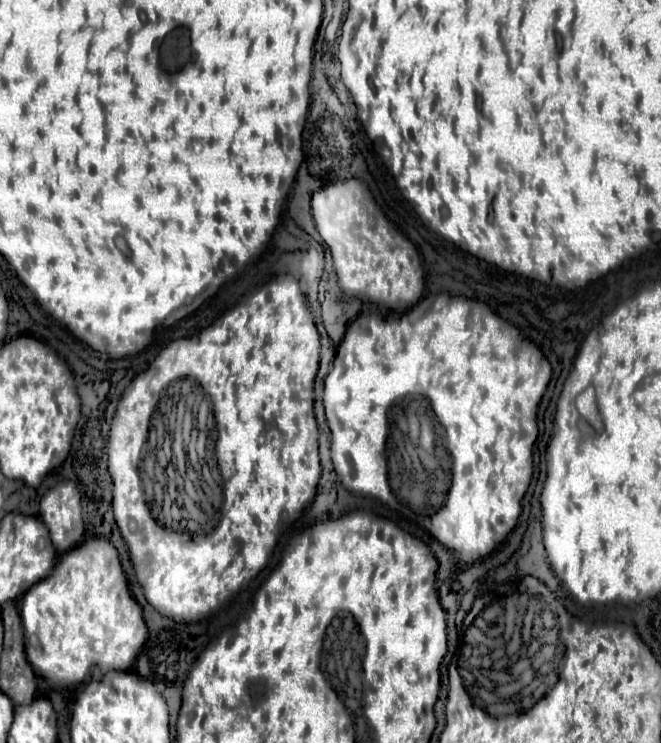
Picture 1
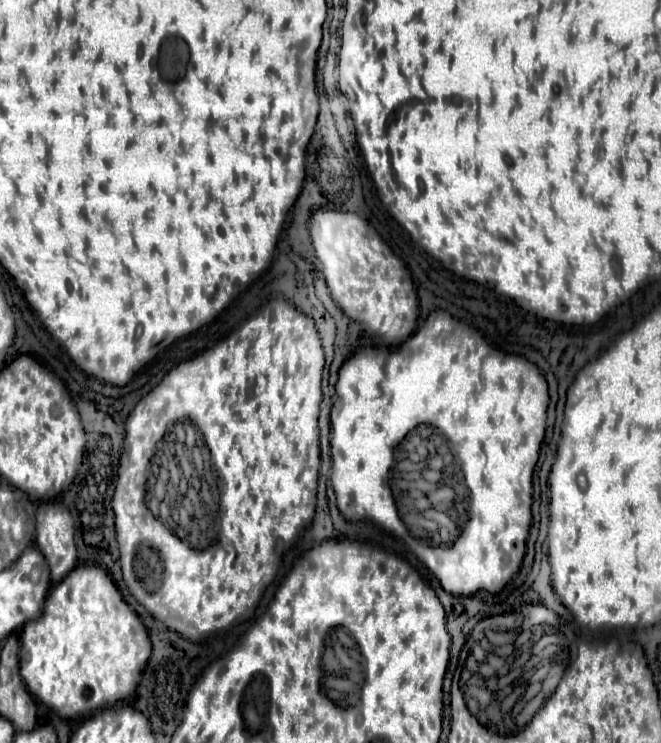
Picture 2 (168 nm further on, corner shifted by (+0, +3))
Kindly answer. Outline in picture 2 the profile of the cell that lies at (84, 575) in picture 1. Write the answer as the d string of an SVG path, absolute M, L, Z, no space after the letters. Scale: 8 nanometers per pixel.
M76 566L60 582L52 582L42 614L20 632L20 674L28 690L62 718L84 718L98 708L134 696L140 674L150 658L148 632L136 612L124 602L102 566Z

